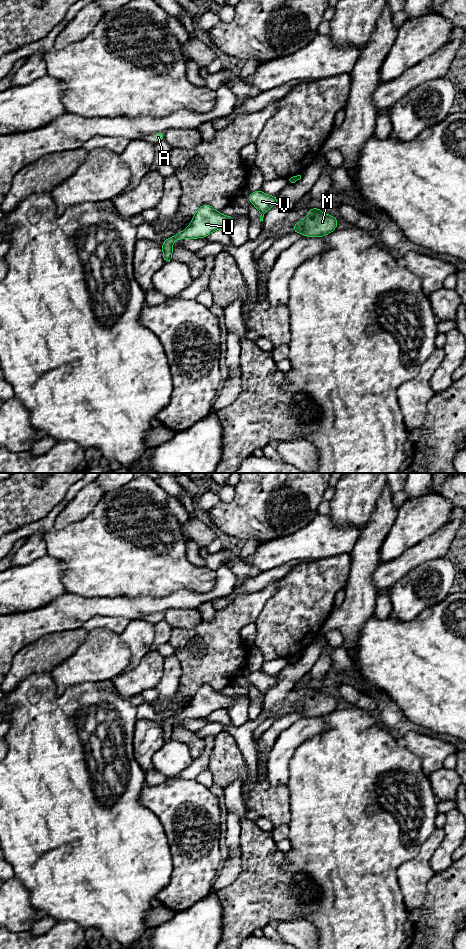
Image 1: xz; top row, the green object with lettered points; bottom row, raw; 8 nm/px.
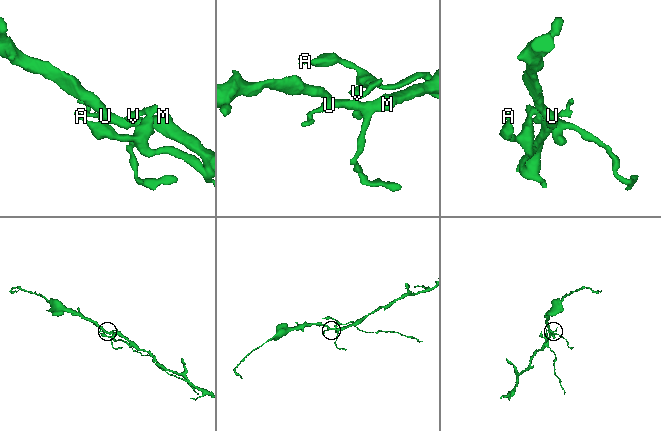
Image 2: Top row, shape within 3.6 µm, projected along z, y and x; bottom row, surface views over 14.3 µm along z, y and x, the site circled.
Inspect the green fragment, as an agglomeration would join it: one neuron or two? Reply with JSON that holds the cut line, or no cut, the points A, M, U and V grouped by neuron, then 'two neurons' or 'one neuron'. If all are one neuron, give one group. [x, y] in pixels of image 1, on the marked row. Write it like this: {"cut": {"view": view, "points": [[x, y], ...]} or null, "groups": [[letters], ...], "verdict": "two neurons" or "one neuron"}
{"cut": {"view": "xz", "points": [[300, 175], [290, 183]]}, "groups": [["A"], ["M", "U", "V"]], "verdict": "two neurons"}

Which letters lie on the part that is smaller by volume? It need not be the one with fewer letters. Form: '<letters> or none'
A

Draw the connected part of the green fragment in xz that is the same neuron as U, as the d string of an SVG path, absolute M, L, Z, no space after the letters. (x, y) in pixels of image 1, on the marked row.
M208 204L201 206L186 229L166 239L162 244L164 262L172 260L173 242L179 239L204 238L215 230L227 229L234 222L233 216L224 216Z

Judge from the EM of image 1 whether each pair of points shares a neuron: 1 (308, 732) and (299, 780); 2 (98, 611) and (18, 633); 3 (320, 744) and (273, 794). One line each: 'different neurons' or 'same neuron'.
1: different neurons
2: same neuron
3: different neurons

